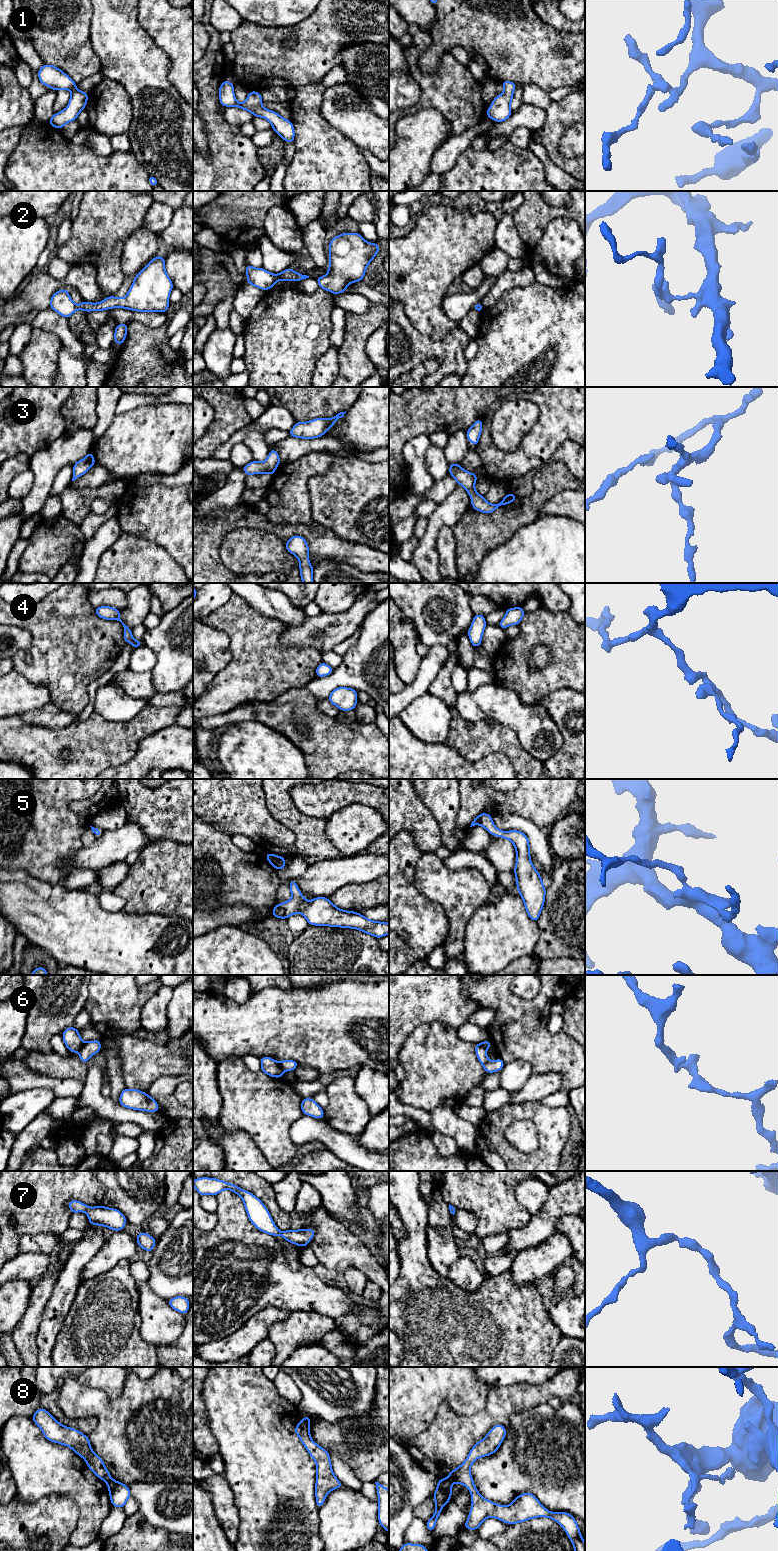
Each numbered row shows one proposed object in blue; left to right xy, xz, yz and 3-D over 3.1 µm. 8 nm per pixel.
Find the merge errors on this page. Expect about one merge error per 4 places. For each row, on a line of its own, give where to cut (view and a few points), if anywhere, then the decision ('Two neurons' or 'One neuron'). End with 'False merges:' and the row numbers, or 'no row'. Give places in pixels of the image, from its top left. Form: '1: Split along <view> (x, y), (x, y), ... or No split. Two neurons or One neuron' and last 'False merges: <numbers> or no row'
1: No split. One neuron
2: No split. One neuron
3: No split. One neuron
4: No split. One neuron
5: No split. One neuron
6: Split along xy (84, 1043), (78, 1051). Two neurons
7: No split. One neuron
8: Split along xz (302, 1420), (308, 1427). Two neurons
False merges: 6, 8

